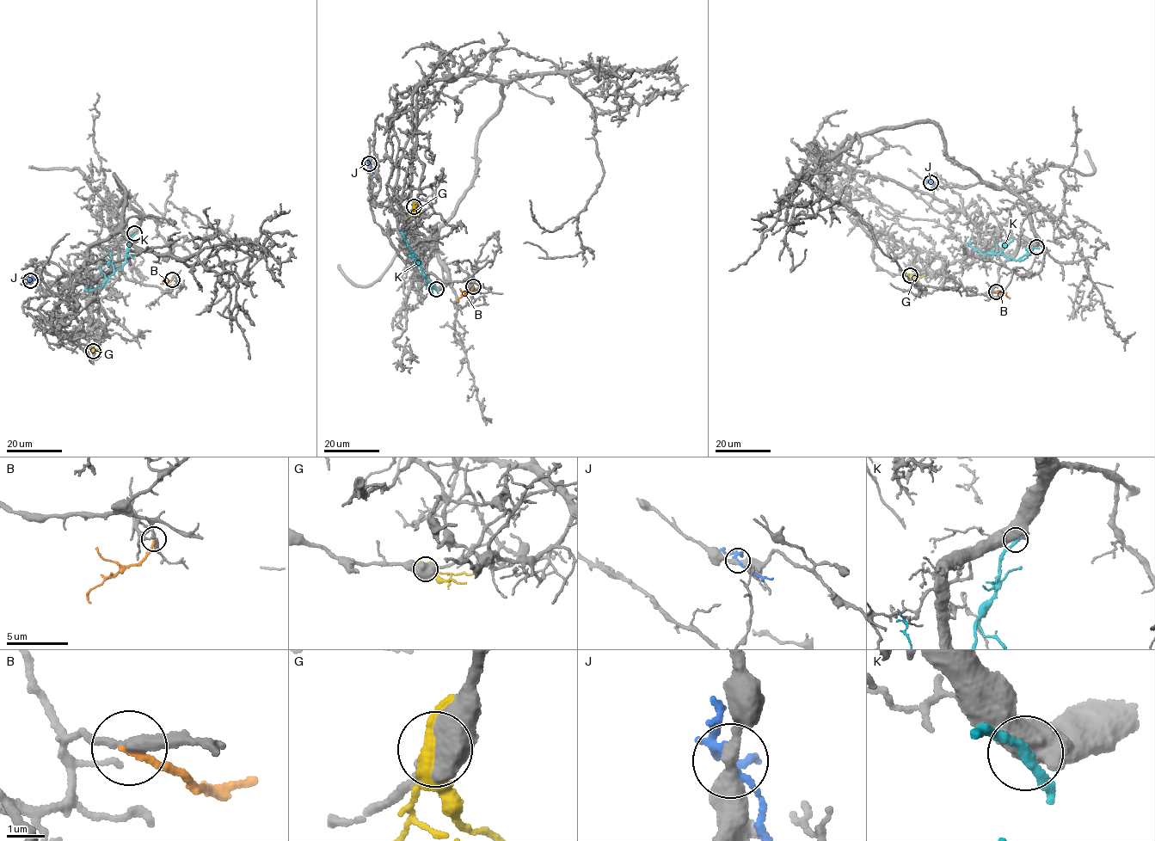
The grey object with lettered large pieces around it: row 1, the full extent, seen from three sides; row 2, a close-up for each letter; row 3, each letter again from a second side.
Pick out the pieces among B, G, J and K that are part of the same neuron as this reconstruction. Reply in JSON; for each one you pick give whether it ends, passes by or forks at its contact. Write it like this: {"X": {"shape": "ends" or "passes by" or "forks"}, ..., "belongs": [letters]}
{"belongs": []}

